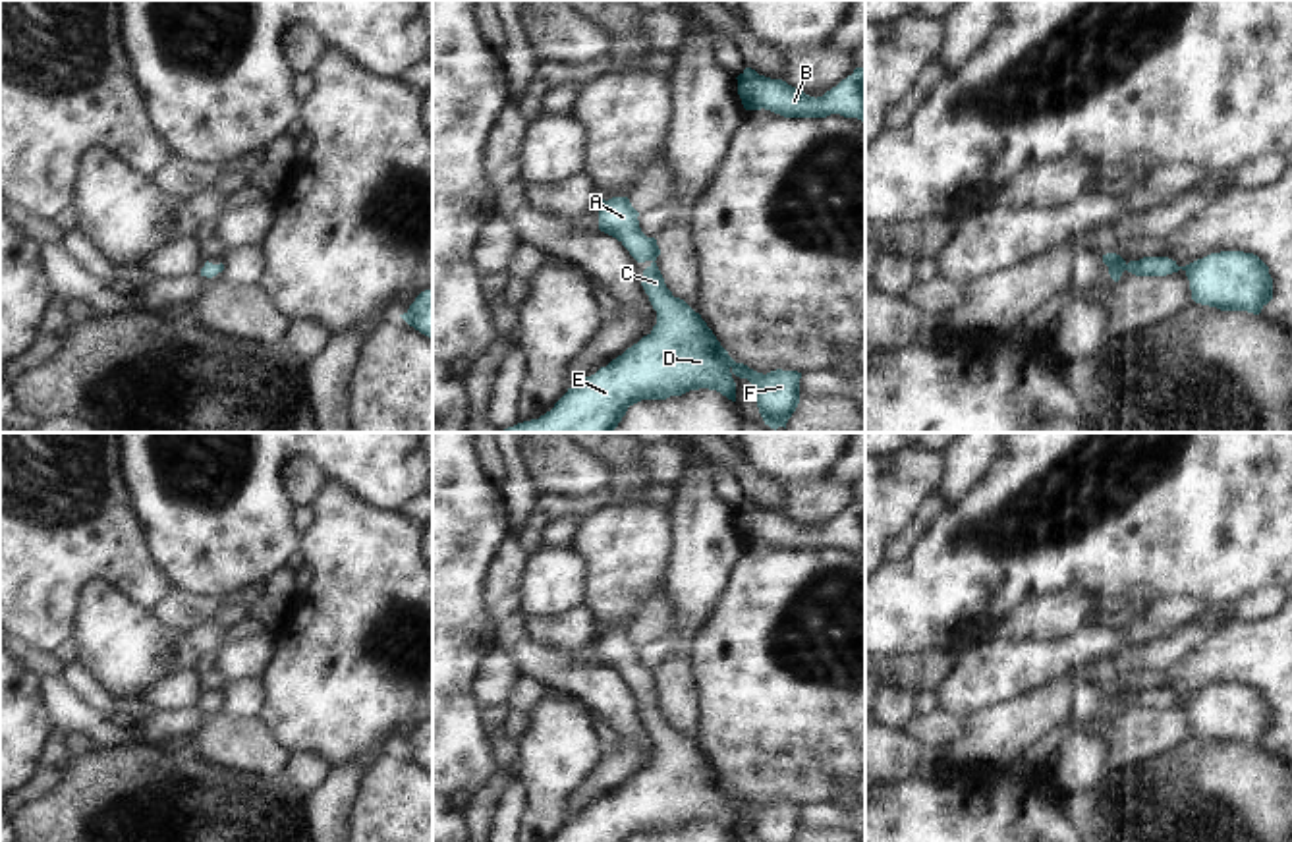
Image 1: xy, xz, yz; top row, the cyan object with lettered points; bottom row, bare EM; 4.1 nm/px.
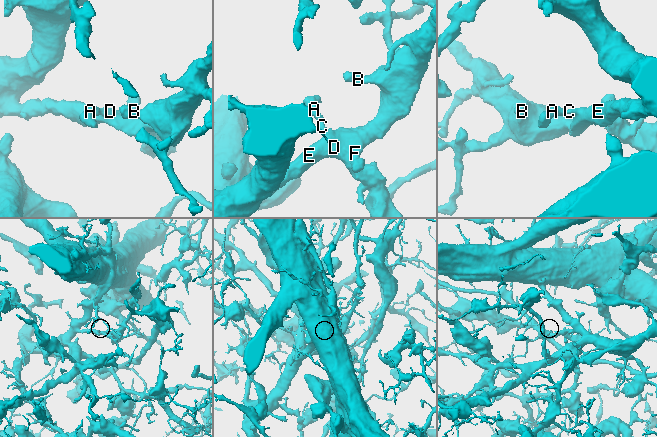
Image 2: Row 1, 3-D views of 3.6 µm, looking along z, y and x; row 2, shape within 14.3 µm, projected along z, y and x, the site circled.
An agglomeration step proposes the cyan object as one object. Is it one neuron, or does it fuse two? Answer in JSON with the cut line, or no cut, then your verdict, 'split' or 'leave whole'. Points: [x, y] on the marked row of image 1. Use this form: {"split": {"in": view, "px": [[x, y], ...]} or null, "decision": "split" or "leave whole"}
{"split": null, "decision": "leave whole"}

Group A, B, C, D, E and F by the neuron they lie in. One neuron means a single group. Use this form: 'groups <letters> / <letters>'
groups A B C D E F

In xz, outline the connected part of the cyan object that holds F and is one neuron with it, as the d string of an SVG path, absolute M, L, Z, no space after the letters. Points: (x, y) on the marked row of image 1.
M628 197L603 199L599 230L616 238L637 263L651 263L641 286L657 311L657 324L606 367L568 388L550 411L502 433L612 433L630 406L699 388L736 402L734 375L755 386L765 425L786 429L800 404L801 373L776 369L763 375L736 363L701 315L666 288L655 263L660 255L657 239L641 232L637 216Z

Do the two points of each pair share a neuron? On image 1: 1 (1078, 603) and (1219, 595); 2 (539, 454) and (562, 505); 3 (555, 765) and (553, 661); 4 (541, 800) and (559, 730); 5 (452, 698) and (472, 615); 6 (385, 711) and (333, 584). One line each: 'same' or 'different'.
1: different
2: different
3: different
4: same
5: same
6: same

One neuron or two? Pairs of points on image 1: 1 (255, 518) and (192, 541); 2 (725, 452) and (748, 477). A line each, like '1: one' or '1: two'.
1: one
2: one

